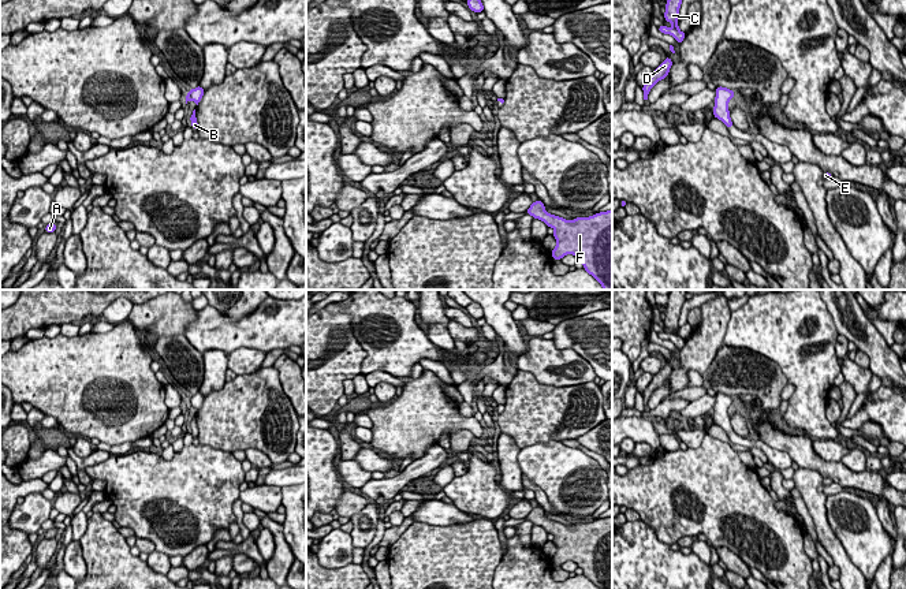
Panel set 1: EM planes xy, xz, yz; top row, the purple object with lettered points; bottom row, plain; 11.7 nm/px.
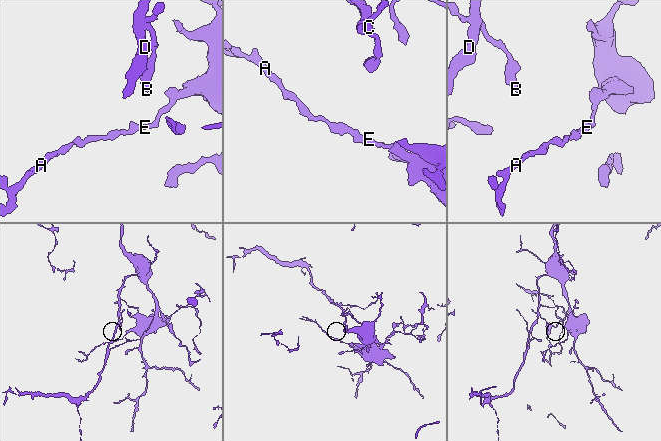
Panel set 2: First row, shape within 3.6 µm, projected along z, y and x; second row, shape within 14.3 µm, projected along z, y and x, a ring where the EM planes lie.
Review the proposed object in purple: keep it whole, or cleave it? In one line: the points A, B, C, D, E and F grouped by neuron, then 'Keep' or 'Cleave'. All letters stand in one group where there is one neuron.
Groups: A B C D E F. Keep

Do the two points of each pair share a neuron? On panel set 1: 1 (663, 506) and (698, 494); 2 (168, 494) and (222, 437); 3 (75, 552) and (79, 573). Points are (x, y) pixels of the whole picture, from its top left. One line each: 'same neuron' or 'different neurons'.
1: same neuron
2: different neurons
3: same neuron

